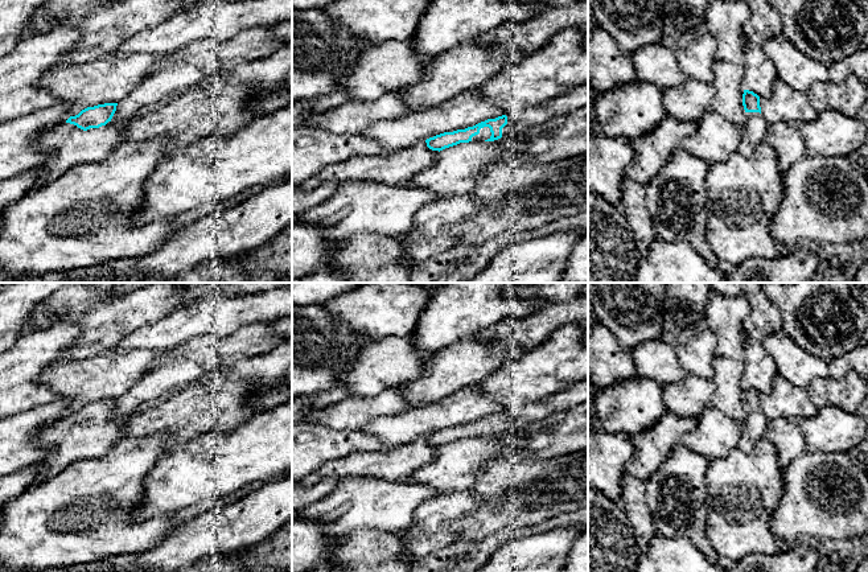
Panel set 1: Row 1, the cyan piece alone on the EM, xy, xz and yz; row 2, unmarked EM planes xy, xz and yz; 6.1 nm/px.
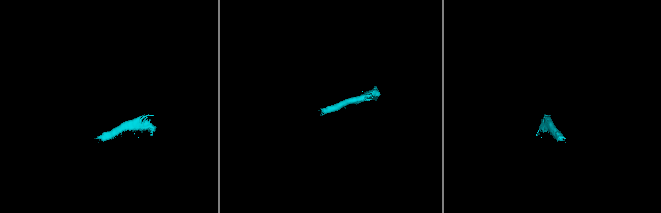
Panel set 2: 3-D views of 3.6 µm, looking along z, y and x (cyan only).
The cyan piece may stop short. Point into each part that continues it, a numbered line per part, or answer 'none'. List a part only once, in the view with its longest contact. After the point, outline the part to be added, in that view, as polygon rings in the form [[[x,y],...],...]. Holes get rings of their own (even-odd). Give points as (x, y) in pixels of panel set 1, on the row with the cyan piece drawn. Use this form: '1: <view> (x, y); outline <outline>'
1: xy (66, 145); outline [[[65,122],[46,131],[36,143],[36,148],[48,157],[34,188],[55,181],[77,165],[106,160],[124,141],[129,123],[108,122],[99,128],[83,131]]]
2: xz (485, 134); outline [[[484,127],[480,129],[480,133],[472,137],[472,141],[485,141],[490,139],[491,132],[489,127]]]

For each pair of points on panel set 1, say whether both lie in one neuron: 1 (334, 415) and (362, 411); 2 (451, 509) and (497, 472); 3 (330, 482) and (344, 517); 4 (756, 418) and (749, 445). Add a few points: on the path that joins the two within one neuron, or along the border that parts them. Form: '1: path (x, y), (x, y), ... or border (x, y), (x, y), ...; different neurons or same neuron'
1: path (341, 415), (356, 412); same neuron
2: border (473, 489), (481, 498), (481, 503), (461, 519); different neurons
3: border (342, 478), (328, 494), (307, 506); different neurons
4: path (756, 424), (749, 439); same neuron

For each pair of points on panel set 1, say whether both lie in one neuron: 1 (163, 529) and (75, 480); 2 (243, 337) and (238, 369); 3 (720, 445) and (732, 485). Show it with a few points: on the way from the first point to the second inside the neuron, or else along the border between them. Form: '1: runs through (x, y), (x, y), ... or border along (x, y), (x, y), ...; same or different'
1: runs through (142, 529), (124, 529), (97, 501); same
2: border along (268, 350), (241, 359), (219, 373); different
3: border along (737, 448), (725, 456), (710, 461); different

